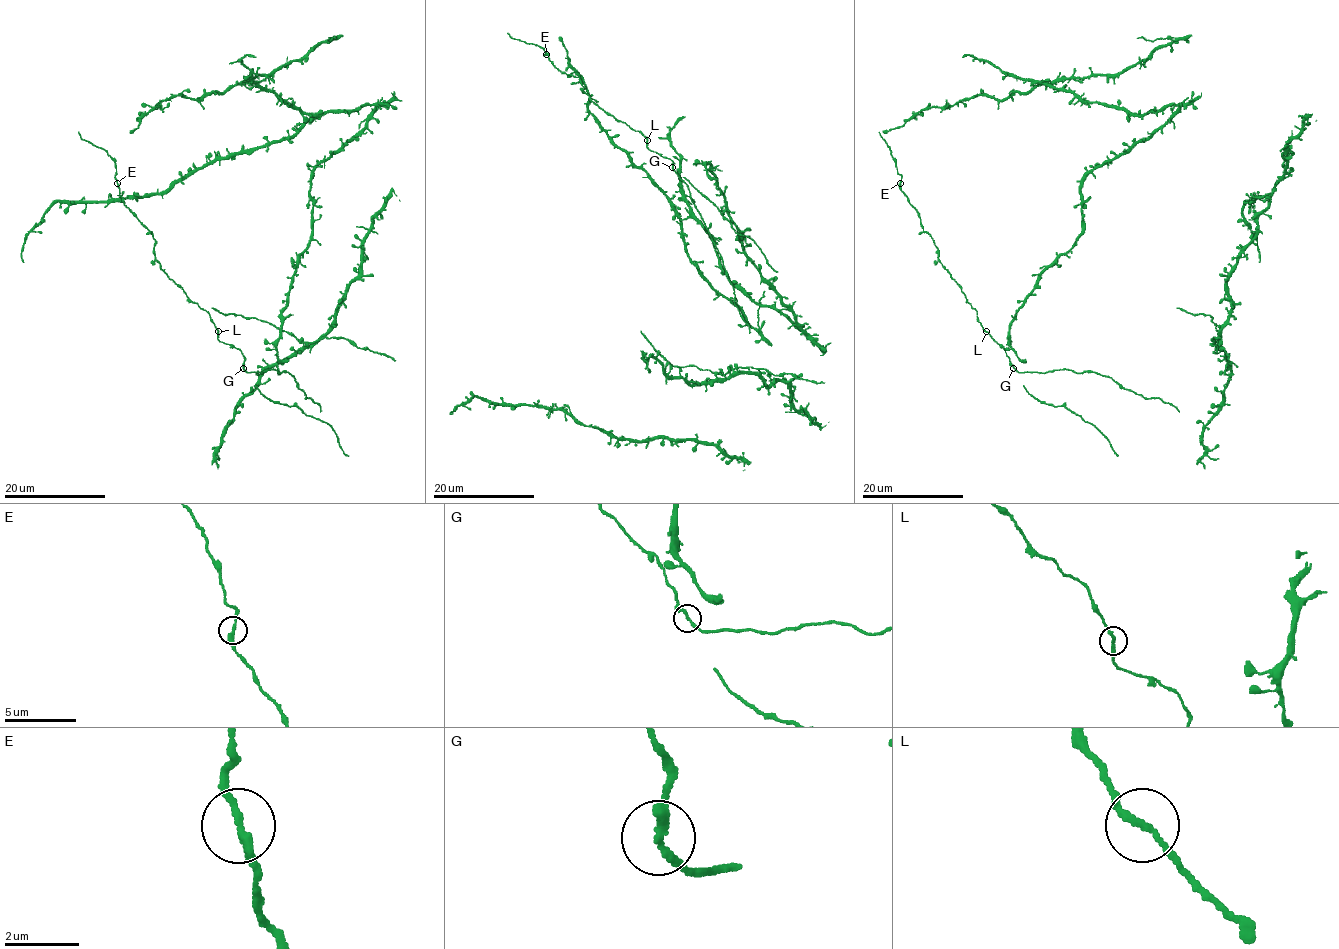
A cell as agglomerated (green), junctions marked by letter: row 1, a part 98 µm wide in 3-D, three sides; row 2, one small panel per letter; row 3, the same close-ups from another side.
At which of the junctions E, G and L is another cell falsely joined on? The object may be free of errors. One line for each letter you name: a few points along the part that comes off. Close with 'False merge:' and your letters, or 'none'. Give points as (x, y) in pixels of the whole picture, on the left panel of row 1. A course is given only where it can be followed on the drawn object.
G: foreign part runs (243, 367), (247, 372), (286, 371), (305, 398), (319, 405), (320, 411)
False merge: G

